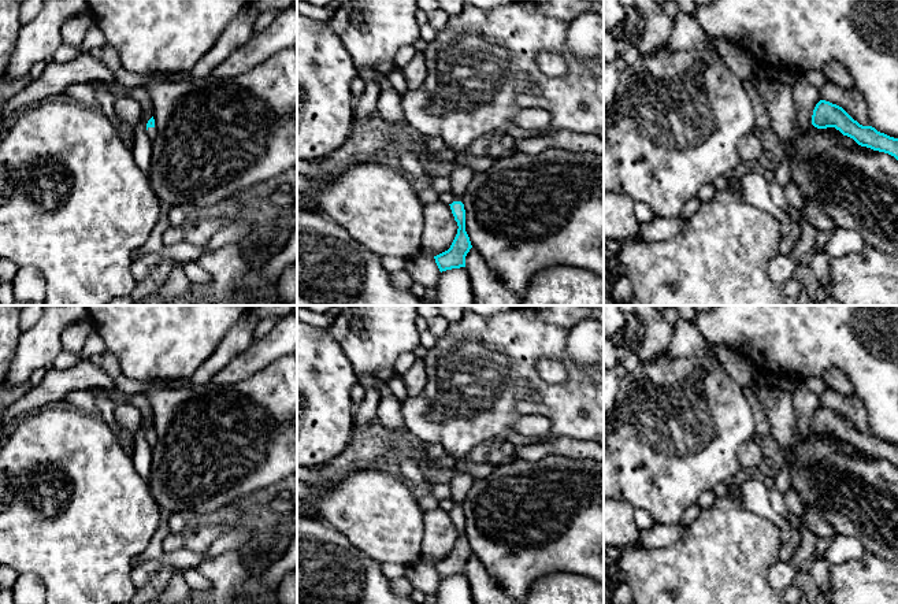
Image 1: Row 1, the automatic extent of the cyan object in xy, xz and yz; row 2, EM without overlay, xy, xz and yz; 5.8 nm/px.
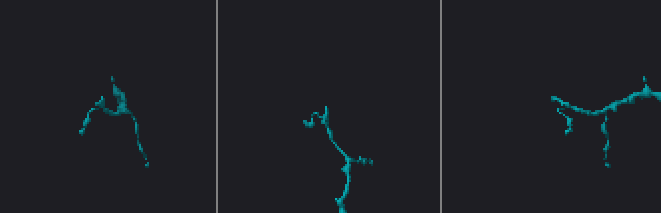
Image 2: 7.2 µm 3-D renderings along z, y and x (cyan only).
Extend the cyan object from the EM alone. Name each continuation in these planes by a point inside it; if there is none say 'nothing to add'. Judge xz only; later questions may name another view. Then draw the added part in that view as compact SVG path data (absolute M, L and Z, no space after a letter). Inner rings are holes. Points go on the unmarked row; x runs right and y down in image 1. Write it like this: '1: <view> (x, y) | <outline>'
1: xz (460, 485) | M465 473L457 474L450 479L450 497L454 500L454 508L461 508L474 481L475 478Z

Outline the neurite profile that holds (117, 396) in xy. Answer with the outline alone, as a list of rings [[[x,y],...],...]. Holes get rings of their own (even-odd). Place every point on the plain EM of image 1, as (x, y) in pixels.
[[[90,388],[88,392],[92,394],[101,393],[104,396],[110,396],[115,404],[130,403],[130,396],[120,390],[108,392],[103,388]]]

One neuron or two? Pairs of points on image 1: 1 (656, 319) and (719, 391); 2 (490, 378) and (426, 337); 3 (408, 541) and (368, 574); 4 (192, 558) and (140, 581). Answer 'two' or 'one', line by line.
1: two
2: two
3: two
4: one

